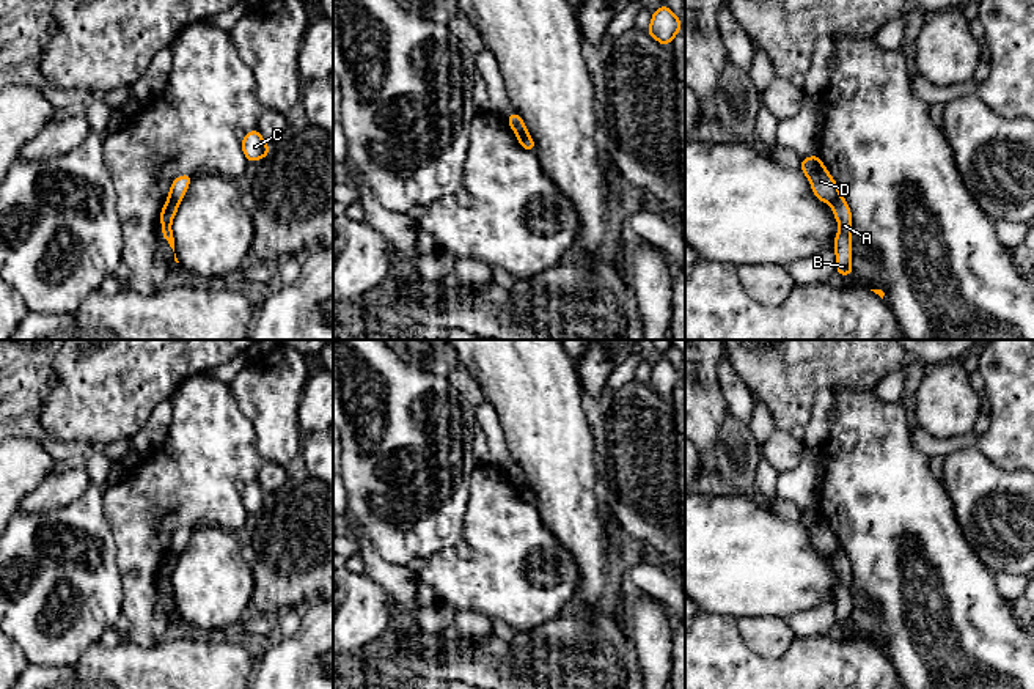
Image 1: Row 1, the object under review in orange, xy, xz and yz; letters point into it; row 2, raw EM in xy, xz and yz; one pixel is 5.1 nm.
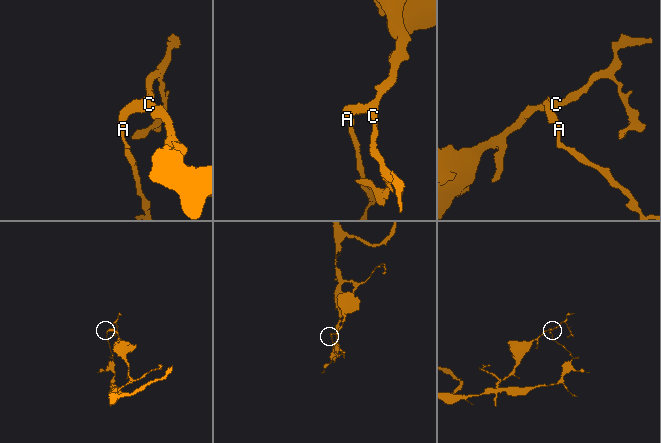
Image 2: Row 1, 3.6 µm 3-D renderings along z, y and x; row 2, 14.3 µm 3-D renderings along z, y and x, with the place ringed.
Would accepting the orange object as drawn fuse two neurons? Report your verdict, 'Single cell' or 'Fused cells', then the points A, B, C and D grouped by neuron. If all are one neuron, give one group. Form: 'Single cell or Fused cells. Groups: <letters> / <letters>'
Fused cells. Groups: A B / C D

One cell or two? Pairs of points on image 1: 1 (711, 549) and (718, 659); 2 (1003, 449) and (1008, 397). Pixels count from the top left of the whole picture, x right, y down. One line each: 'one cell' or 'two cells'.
1: two cells
2: one cell

